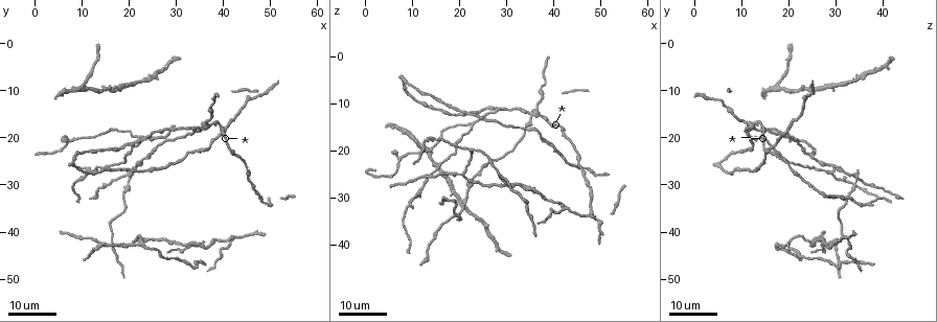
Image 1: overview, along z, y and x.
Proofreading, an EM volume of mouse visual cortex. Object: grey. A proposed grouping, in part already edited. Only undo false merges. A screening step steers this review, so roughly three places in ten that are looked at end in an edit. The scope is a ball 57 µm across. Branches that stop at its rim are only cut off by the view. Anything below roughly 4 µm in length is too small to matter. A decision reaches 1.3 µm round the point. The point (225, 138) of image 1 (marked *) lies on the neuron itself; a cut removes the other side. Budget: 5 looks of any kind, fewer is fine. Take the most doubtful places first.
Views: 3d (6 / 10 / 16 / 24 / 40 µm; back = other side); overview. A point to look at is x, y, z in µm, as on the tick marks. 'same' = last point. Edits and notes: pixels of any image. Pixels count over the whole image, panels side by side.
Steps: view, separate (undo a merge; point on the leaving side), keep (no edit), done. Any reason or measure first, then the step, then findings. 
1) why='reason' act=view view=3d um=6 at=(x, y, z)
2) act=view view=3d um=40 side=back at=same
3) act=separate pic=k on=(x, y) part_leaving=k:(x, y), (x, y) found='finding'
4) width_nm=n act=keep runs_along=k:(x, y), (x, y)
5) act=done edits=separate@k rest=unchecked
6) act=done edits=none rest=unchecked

why='four or more arms meet' act=view view=3d um=24 at=(29.0, 18.0, 11.0)

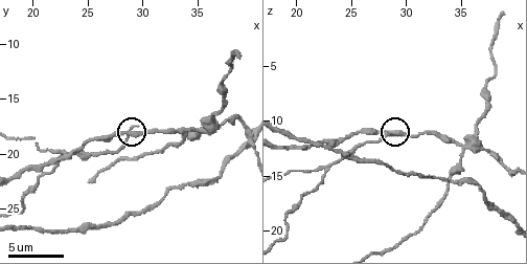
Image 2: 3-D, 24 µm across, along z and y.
act=view view=3d um=10 at=(28.6, 18.0, 11.0)

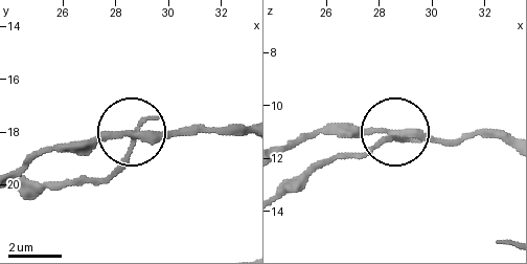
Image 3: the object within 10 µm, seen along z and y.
act=separate pic=3 on=(118, 172) part_leaving=3:(133, 138), (127, 156), (107, 174), (19, 183) found='a second neuron is stuck on'

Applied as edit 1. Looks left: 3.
act=view view=overview

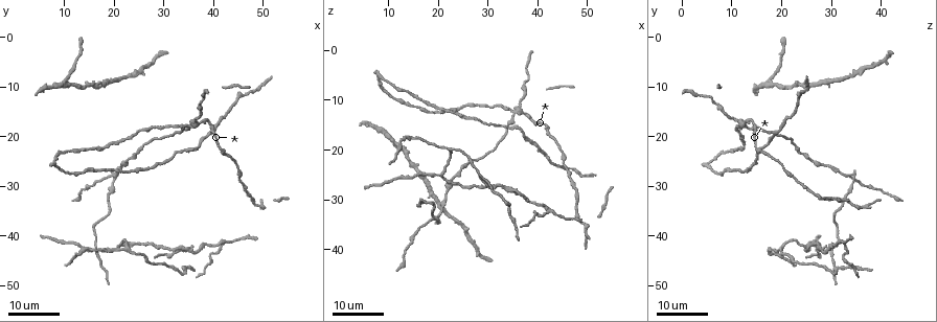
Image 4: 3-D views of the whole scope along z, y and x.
act=view view=3d um=24 at=(32.0, 44.0, 27.5)

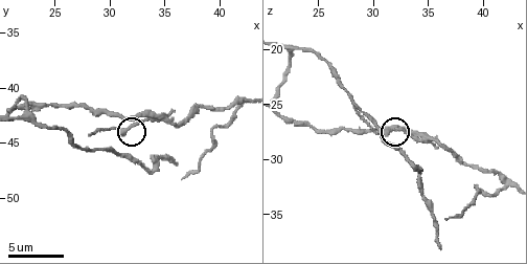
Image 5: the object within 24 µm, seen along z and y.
act=view view=3d um=10 at=(32.0, 43.6, 27.4)

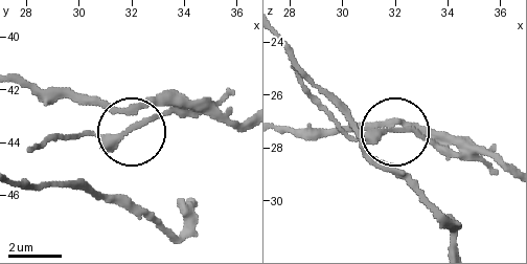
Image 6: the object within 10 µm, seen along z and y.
width_nm=220 act=keep runs_along=6:(17, 82), (105, 101), (129, 123), (111, 136), (73, 136) found='continuous, no second neuron'

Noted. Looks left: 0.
act=done edits=separate@3 rest=unchecked

